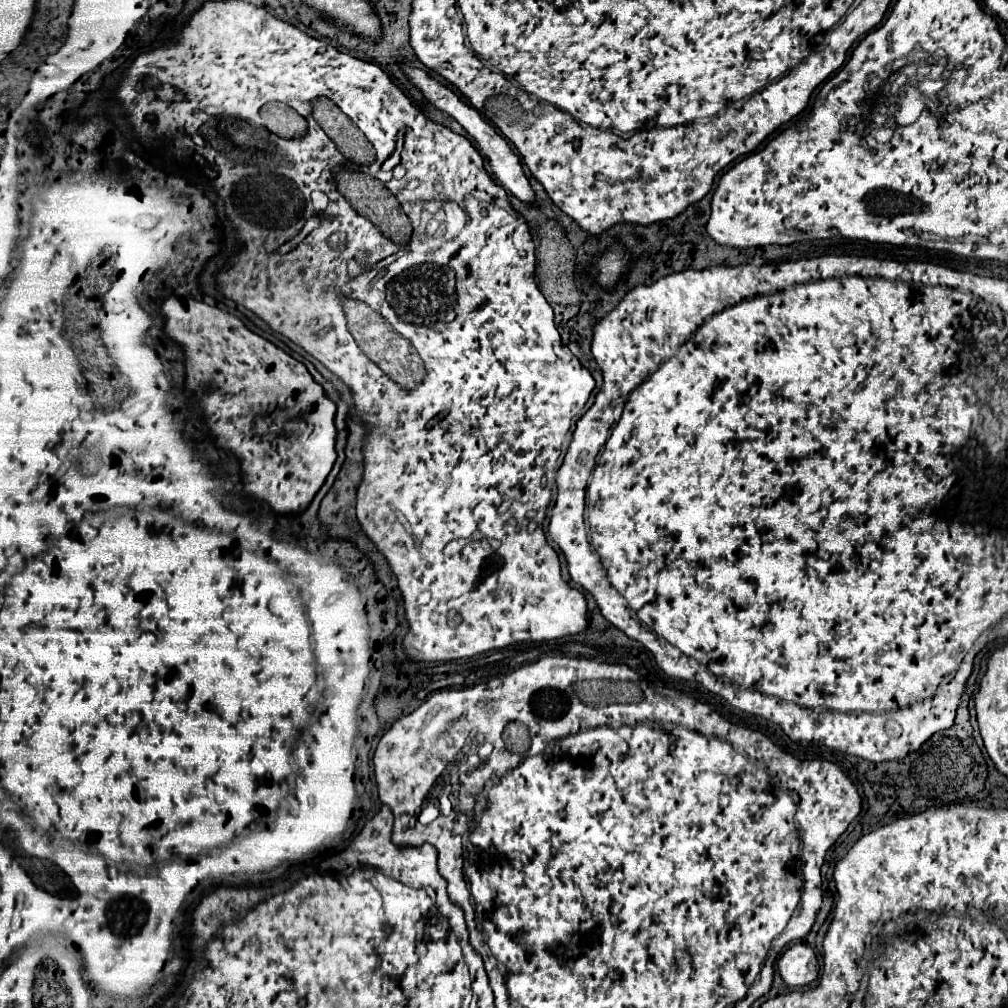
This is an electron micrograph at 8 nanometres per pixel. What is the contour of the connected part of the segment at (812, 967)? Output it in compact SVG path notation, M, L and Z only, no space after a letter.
M796 942L780 956L778 972L788 986L806 986L818 978L820 966L812 948Z

